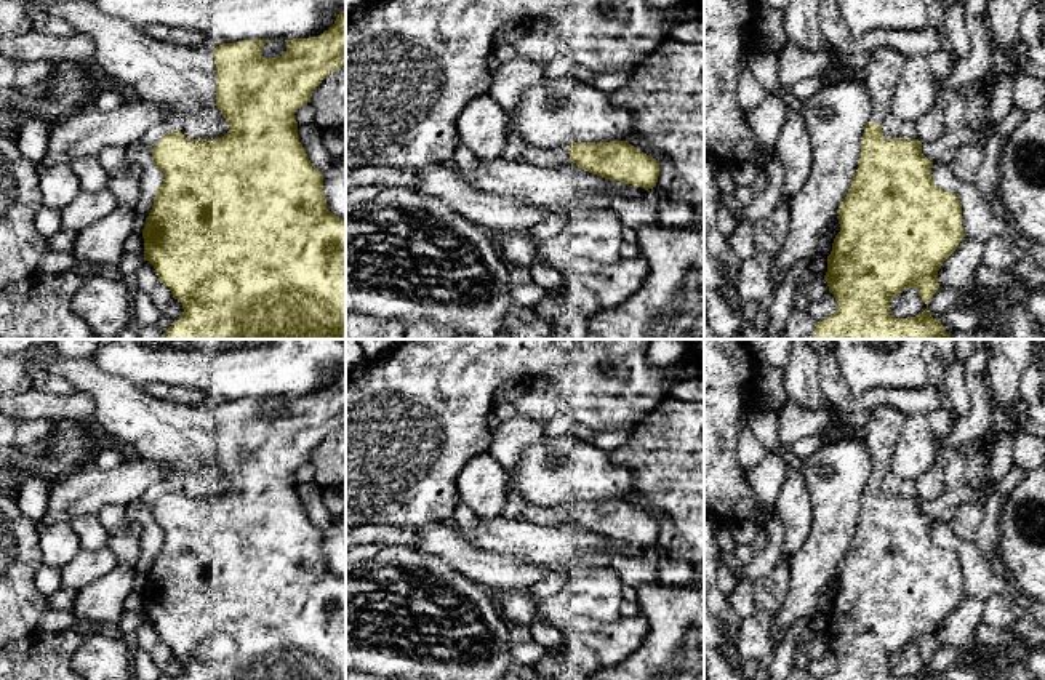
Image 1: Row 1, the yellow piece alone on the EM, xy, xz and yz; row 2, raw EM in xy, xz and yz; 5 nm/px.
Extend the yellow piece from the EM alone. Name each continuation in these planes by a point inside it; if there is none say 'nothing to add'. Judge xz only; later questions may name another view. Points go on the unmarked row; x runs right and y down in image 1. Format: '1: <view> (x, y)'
1: xz (541, 516)

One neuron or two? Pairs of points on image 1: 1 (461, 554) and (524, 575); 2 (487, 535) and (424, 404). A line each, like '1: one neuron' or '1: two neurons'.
1: one neuron
2: two neurons

